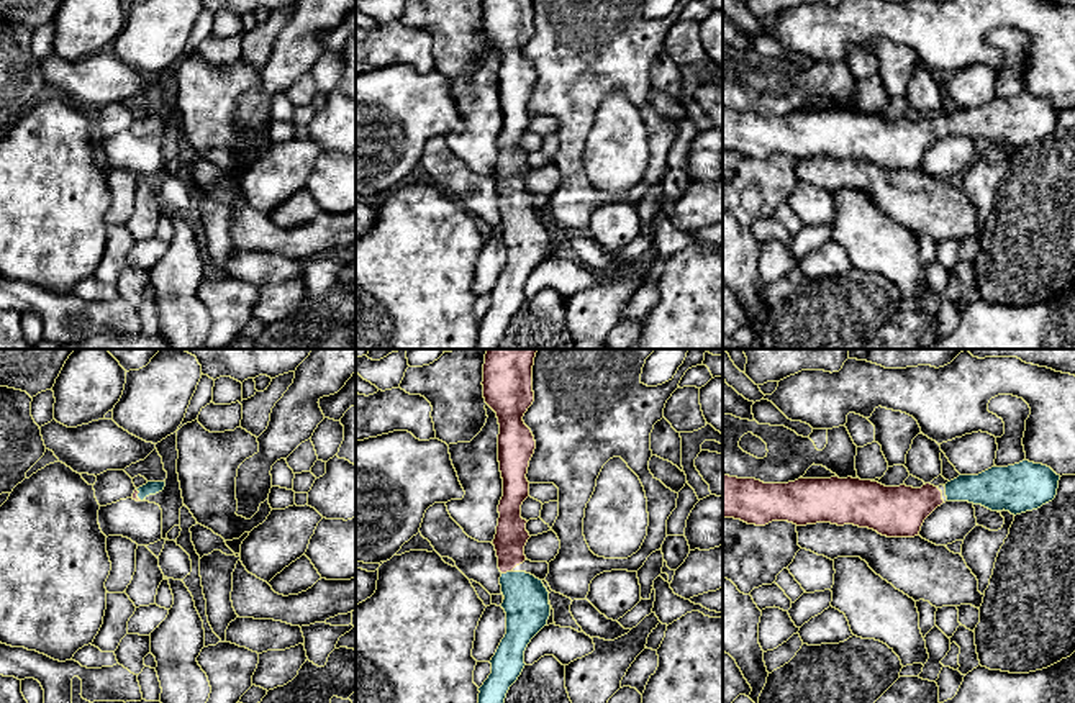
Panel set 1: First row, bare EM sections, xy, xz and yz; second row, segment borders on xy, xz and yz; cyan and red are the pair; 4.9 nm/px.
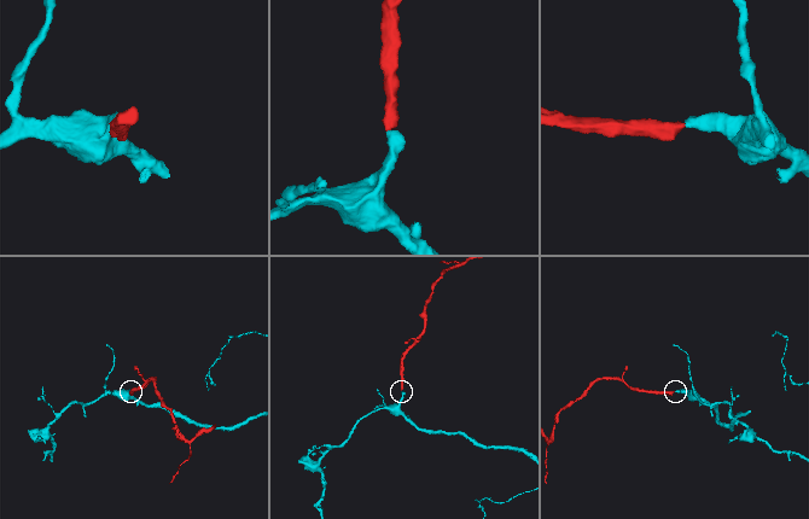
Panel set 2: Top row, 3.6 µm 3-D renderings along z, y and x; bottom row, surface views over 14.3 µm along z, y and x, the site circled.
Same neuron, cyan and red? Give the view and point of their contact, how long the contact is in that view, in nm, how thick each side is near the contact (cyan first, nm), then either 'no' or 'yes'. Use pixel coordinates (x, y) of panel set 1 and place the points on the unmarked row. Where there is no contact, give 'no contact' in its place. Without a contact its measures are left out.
contact xz (507, 205); length 60 nm; calibres 220 and 160 nm; yes

